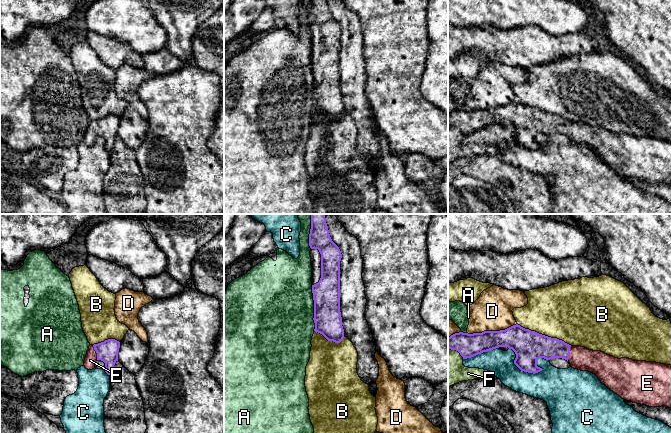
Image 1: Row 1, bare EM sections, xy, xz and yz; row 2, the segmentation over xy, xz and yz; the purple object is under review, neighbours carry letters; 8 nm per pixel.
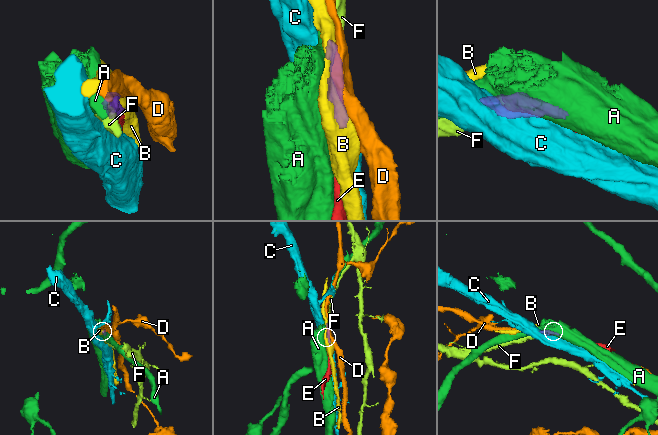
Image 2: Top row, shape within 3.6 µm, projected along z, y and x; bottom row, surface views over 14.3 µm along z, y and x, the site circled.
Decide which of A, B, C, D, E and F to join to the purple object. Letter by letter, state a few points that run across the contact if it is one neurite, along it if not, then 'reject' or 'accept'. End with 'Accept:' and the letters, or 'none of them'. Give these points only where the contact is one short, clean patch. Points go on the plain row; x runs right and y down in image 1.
A: reject
B: reject
C: reject
D: reject
E: accept
F: accept
Accept: E, F

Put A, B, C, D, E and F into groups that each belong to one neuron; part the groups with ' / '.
A / B / C / D / E F

